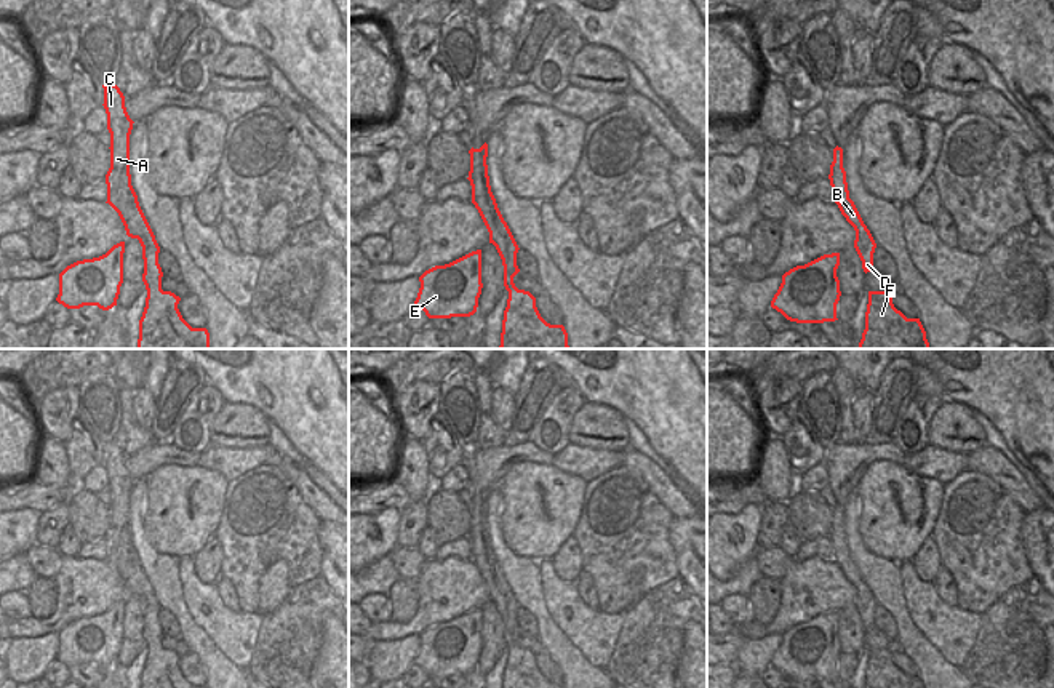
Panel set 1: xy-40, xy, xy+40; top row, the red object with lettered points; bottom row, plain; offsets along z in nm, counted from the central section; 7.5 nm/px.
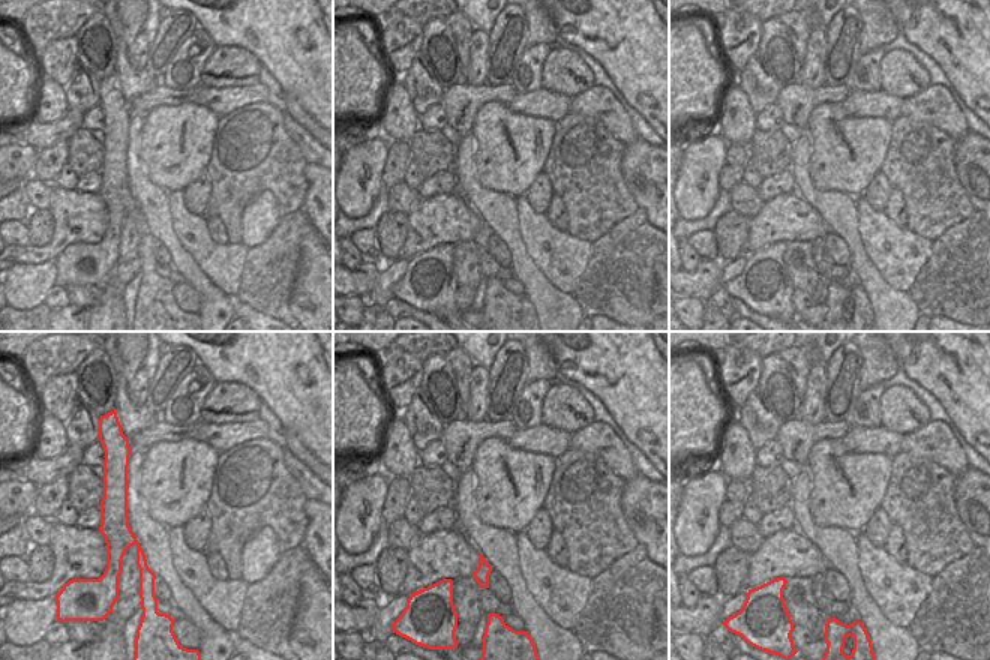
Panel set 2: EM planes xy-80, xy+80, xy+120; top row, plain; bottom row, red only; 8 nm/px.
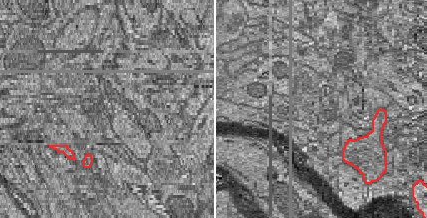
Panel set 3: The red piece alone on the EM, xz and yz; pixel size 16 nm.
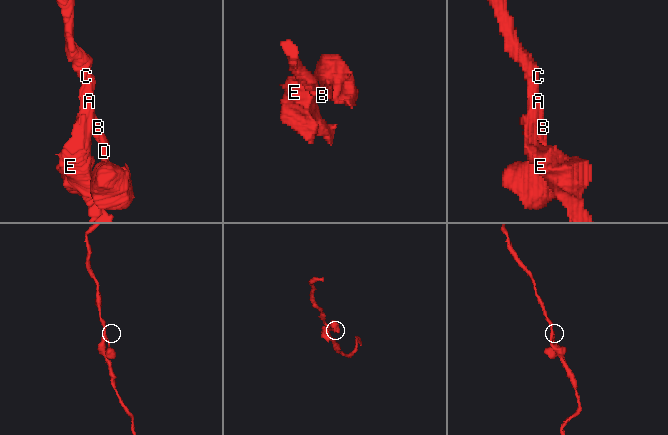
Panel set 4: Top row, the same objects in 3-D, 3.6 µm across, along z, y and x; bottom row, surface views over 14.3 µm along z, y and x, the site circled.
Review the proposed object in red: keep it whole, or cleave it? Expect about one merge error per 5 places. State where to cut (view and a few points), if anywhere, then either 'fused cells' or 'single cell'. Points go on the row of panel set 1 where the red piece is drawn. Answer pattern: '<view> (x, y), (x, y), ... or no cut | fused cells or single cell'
no cut | single cell

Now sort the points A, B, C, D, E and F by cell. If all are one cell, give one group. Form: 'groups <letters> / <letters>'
groups A B C D E F

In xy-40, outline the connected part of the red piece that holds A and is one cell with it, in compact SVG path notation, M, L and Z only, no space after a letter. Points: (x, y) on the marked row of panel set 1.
M102 85L107 130L110 133L110 168L106 174L107 202L120 216L126 235L142 246L147 290L146 307L139 320L138 349L210 349L206 328L192 328L181 315L181 301L171 291L162 290L160 246L139 206L130 174L130 134L133 120L125 107L125 96L114 85Z

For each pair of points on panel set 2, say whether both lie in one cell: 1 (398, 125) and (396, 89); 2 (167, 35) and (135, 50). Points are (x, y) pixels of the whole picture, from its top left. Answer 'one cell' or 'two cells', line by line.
1: one cell
2: two cells

